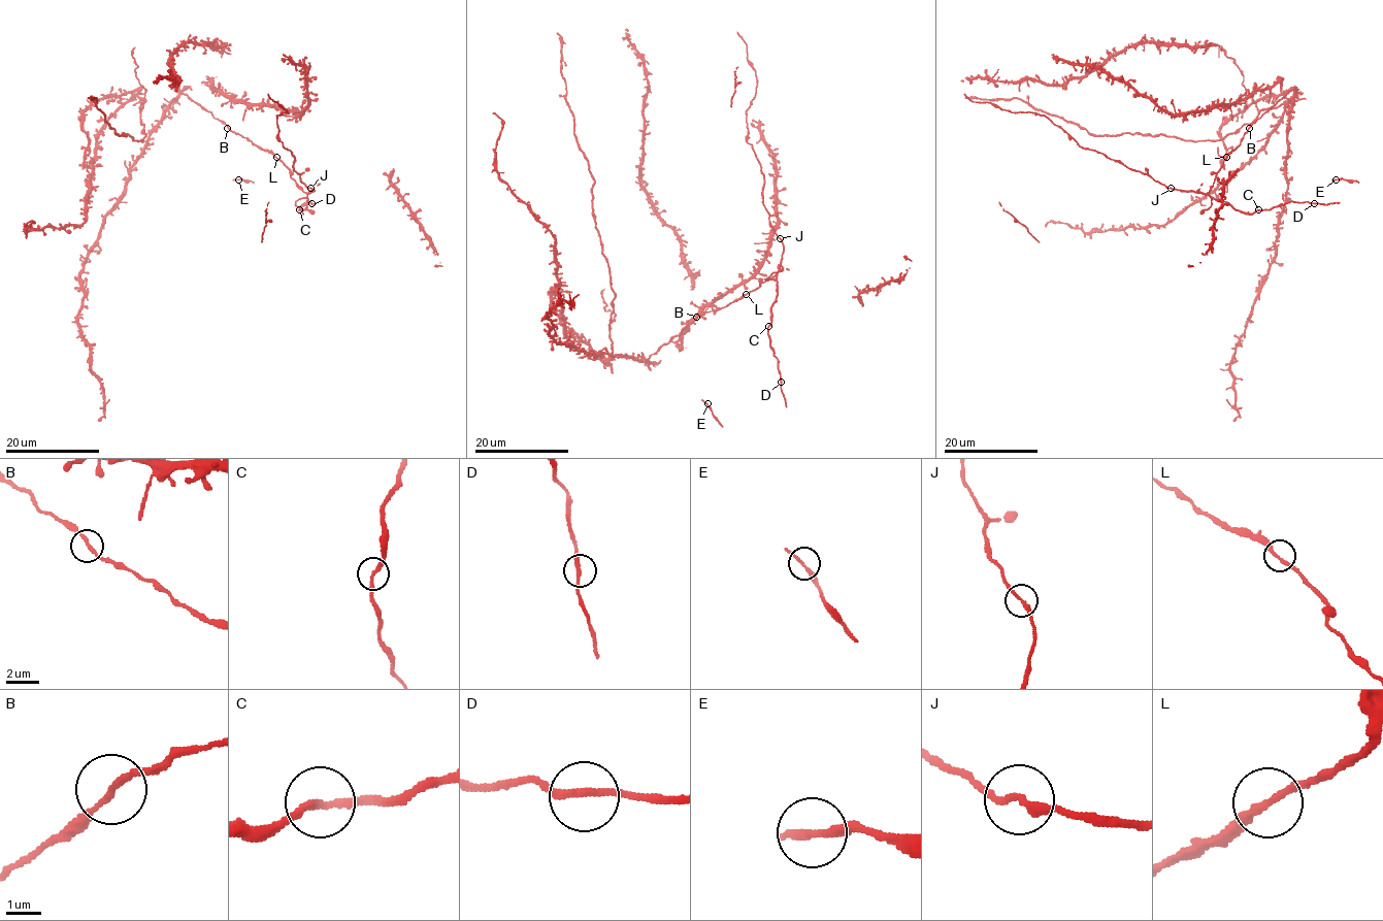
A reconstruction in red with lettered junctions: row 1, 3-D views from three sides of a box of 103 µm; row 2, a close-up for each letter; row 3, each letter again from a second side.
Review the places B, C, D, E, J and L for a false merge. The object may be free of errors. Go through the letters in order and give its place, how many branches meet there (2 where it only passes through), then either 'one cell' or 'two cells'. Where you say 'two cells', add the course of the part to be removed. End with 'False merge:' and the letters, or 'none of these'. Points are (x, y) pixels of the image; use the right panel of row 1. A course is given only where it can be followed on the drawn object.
B: (1249, 128) | 2 | one cell
C: (1258, 209) | 2 | one cell
D: (1314, 203) | 2 | one cell
E: (1336, 179) | 2 | one cell
J: (1171, 188) | 2 | one cell
L: (1226, 157) | 2 | one cell
False merge: none of these

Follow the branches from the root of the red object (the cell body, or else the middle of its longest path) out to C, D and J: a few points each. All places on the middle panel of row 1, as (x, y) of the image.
C: (698, 316), (739, 299), (760, 283), (776, 276), (777, 298), (771, 304), (771, 322), (768, 326)
D: (698, 316), (739, 299), (760, 283), (776, 276), (777, 298), (771, 304), (768, 337), (778, 359), (781, 382)
J: (698, 316), (739, 299), (760, 283), (768, 281), (779, 269), (784, 251), (780, 238)

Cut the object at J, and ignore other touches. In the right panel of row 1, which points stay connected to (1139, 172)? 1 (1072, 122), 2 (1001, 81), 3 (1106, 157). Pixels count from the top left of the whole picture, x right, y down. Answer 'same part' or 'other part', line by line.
1: other part
2: other part
3: same part

